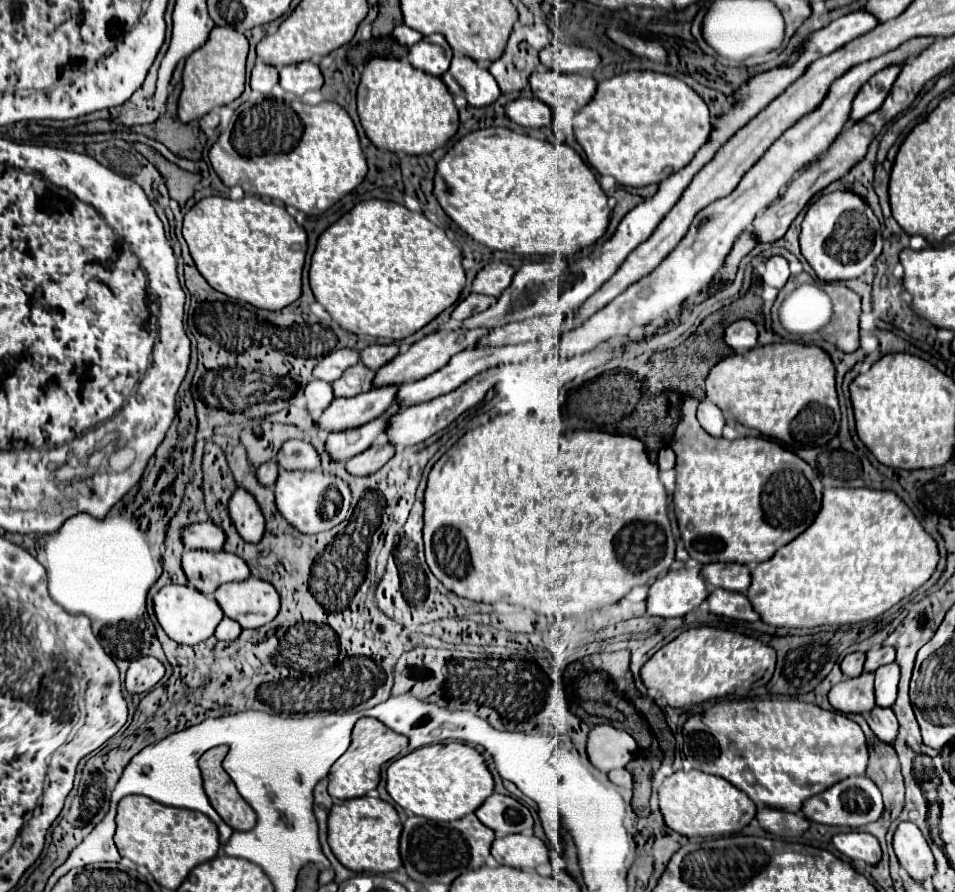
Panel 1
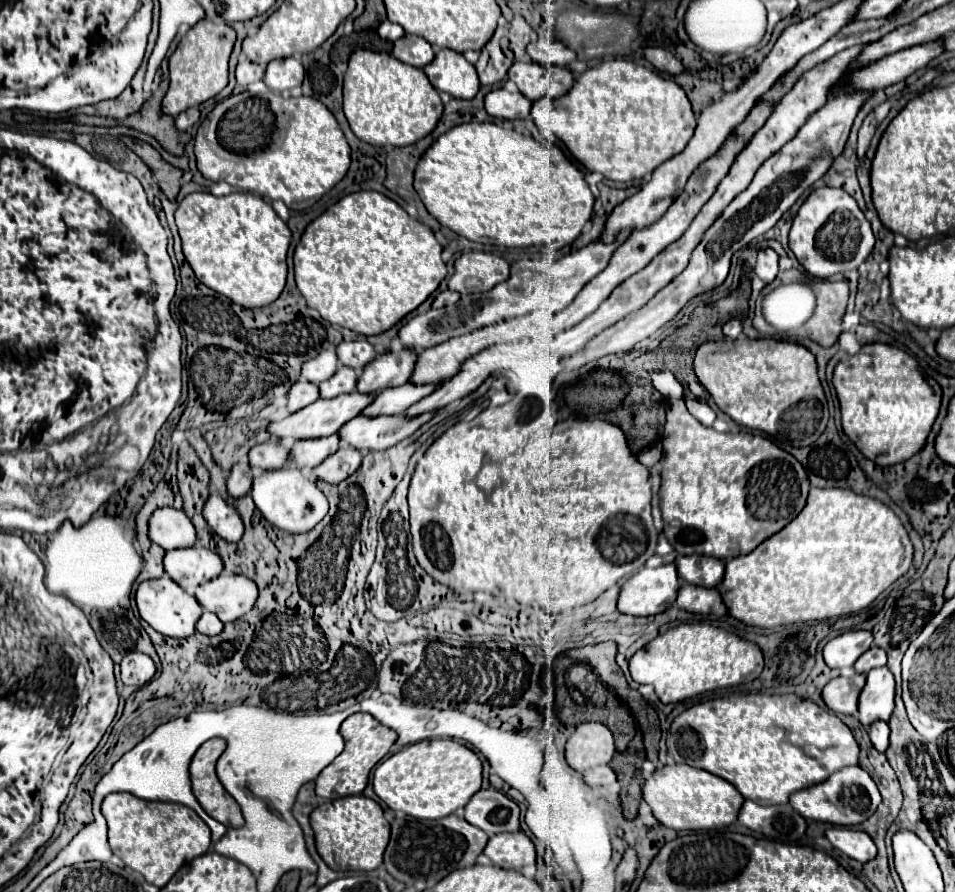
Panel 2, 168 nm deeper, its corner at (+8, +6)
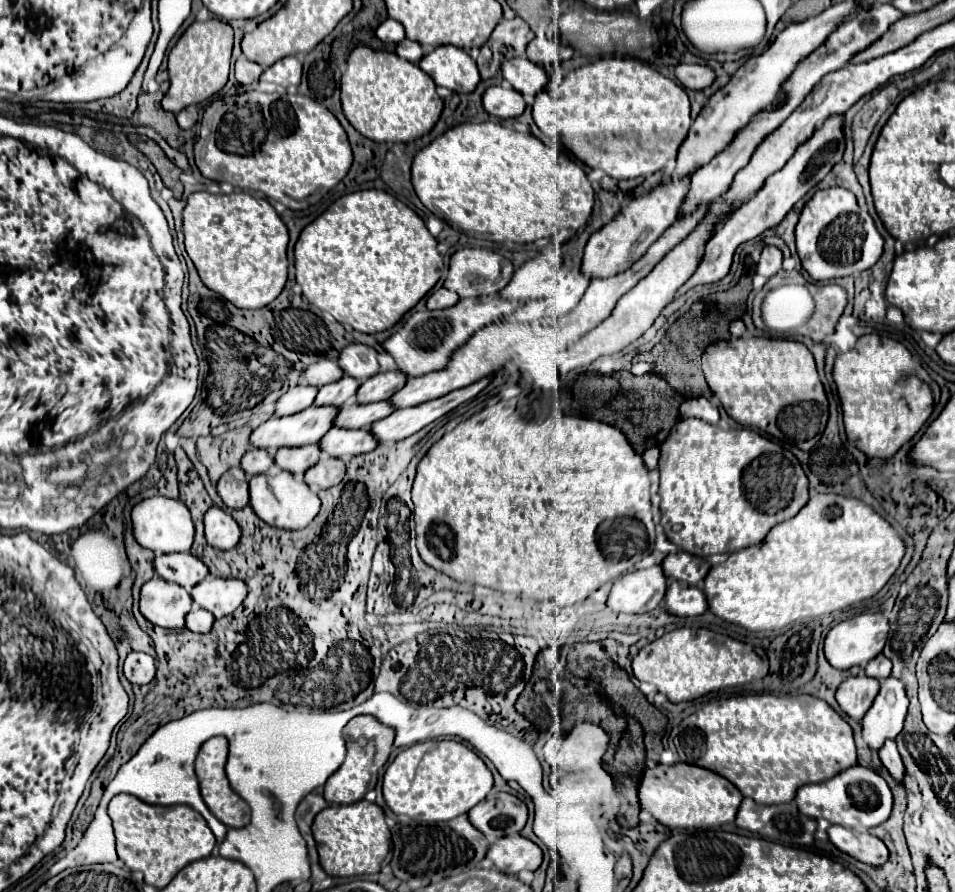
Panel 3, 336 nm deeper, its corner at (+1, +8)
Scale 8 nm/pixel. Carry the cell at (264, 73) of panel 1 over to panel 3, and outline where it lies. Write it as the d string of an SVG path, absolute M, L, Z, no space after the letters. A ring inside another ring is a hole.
M238 58L236 60L236 68L234 68L236 72L236 80L240 82L240 84L252 84L252 82L256 82L258 80L258 76L262 74L262 68L258 66L258 64L254 64L254 62L250 62L248 58Z

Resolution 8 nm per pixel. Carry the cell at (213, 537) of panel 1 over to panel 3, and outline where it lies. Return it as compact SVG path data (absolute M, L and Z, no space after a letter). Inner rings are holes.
M152 496L138 502L132 508L132 532L140 546L152 550L154 554L172 554L172 552L188 552L194 540L194 524L188 514L188 508L174 498Z

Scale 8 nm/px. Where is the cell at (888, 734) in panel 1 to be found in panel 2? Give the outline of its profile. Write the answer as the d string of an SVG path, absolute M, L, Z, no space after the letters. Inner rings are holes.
M875 720L873 724L869 724L869 738L879 752L885 752L889 744L889 724L883 720Z

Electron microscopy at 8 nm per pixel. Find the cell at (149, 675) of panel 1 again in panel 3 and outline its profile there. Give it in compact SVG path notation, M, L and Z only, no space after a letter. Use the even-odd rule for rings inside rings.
M130 652L128 658L124 660L124 676L132 684L150 684L154 672L156 672L154 658L144 652Z

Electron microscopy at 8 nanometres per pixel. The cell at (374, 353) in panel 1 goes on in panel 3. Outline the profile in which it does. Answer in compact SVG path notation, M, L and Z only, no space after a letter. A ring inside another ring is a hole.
M348 344L340 358L338 358L338 364L340 368L356 378L358 382L364 382L368 378L372 378L374 374L378 374L378 352L366 344Z

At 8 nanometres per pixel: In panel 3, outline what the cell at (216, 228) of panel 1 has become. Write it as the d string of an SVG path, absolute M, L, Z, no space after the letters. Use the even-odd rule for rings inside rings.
M194 192L188 196L184 208L184 238L186 252L194 262L204 286L220 294L224 300L232 302L236 308L264 308L282 292L288 276L288 230L268 200L254 198L248 192Z

